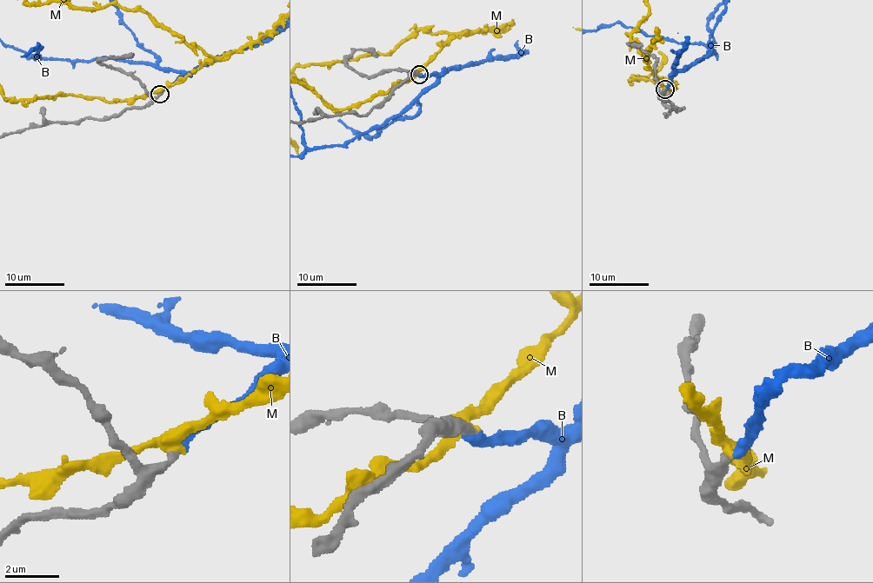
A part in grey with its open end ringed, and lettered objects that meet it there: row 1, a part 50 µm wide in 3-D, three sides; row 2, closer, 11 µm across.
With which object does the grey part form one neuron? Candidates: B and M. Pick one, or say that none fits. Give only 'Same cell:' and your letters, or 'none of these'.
Same cell: B

